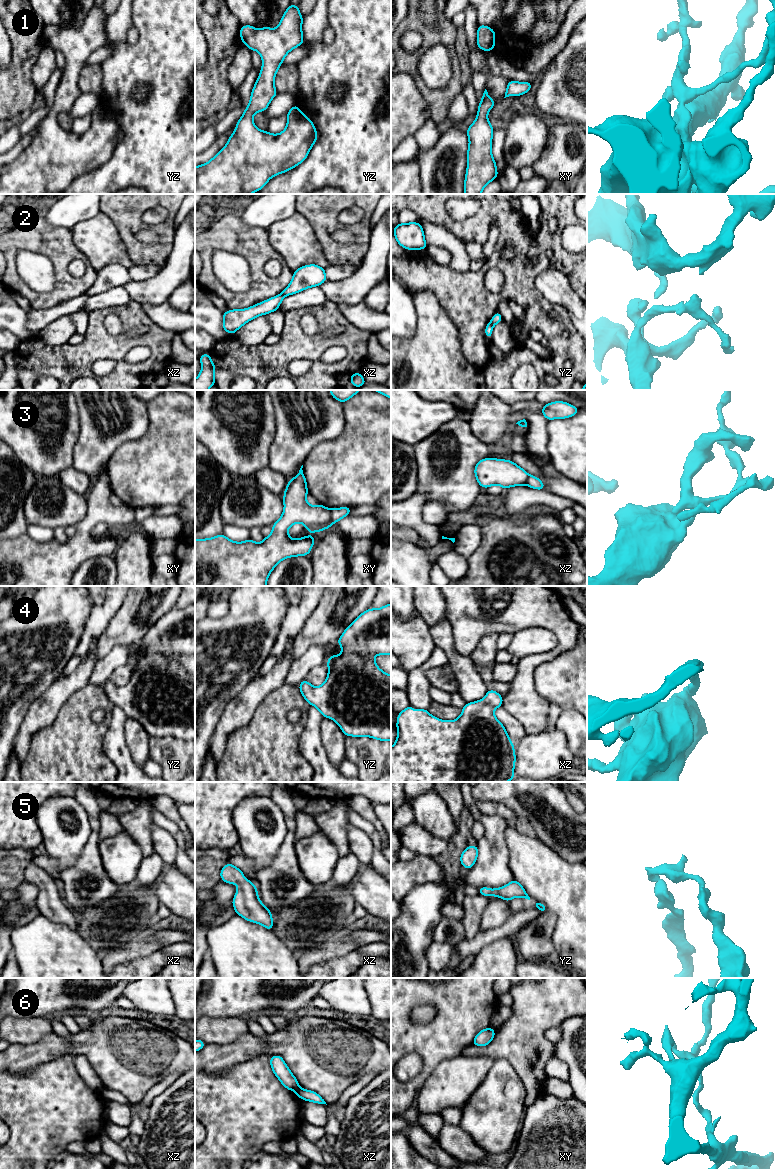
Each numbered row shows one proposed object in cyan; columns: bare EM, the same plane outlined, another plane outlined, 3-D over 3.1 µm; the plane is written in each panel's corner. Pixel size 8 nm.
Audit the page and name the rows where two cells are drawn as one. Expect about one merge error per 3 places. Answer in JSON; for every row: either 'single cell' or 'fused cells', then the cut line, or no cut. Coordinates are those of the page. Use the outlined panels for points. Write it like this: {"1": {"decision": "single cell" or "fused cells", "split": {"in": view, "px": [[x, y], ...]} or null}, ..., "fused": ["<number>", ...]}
{"1": {"decision": "single cell", "split": null}, "2": {"decision": "fused cells", "split": {"in": "yz", "px": [[490, 321], [493, 325]]}}, "3": {"decision": "fused cells", "split": {"in": "xy", "px": [[329, 509], [332, 523]]}}, "4": {"decision": "single cell", "split": null}, "5": {"decision": "single cell", "split": null}, "6": {"decision": "fused cells", "split": {"in": "xz", "px": [[298, 1086], [295, 1091]]}}, "fused": ["2", "3", "6"]}

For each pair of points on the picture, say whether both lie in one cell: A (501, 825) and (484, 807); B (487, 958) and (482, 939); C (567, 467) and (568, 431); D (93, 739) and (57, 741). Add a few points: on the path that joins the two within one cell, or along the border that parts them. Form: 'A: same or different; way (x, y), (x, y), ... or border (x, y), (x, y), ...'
A: different; border (482, 814), (498, 815), (506, 821)
B: different; border (506, 937), (501, 937), (485, 945), (476, 955)
C: same; way (568, 458), (568, 440)
D: same; way (84, 739), (66, 741)

